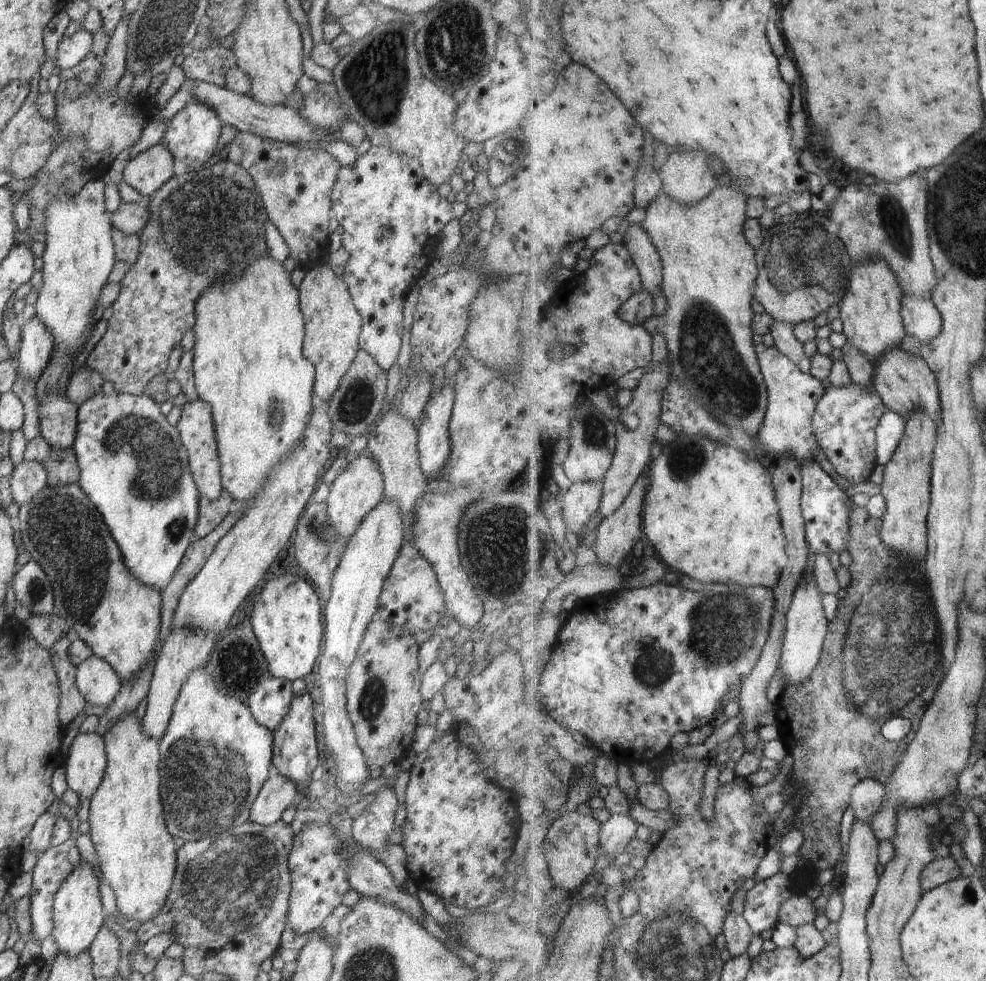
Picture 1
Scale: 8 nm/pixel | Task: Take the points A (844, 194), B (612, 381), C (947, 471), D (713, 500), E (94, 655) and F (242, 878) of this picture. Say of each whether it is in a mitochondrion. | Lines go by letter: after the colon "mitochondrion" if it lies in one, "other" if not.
A: other
B: other
C: other
D: other
E: other
F: mitochondrion

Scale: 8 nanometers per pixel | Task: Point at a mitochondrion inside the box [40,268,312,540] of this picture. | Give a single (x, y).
(150, 464)

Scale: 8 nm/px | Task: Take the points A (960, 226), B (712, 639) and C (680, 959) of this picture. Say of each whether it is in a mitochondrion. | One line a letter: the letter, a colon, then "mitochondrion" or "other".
A: mitochondrion
B: mitochondrion
C: mitochondrion

